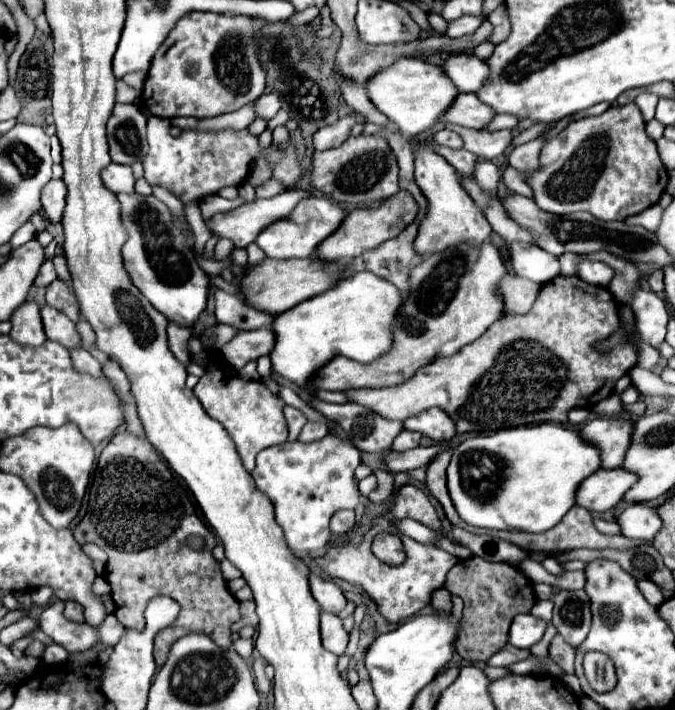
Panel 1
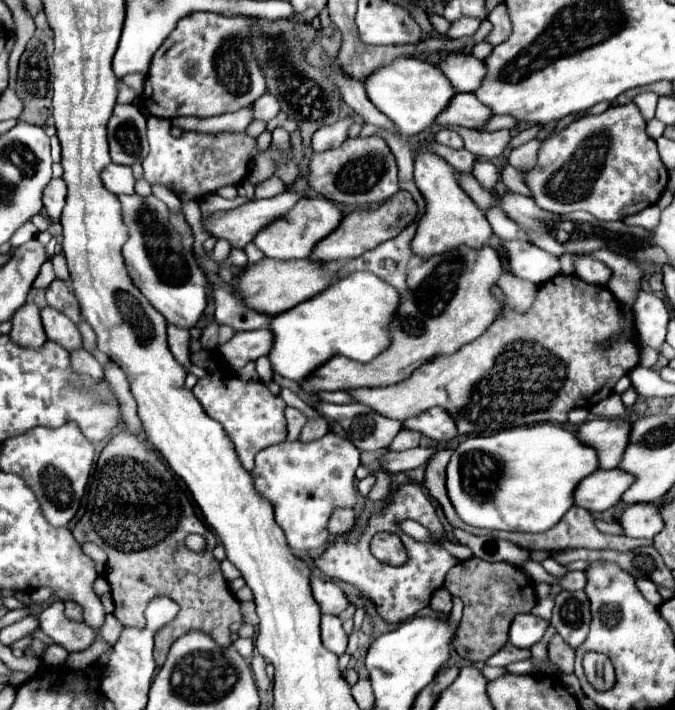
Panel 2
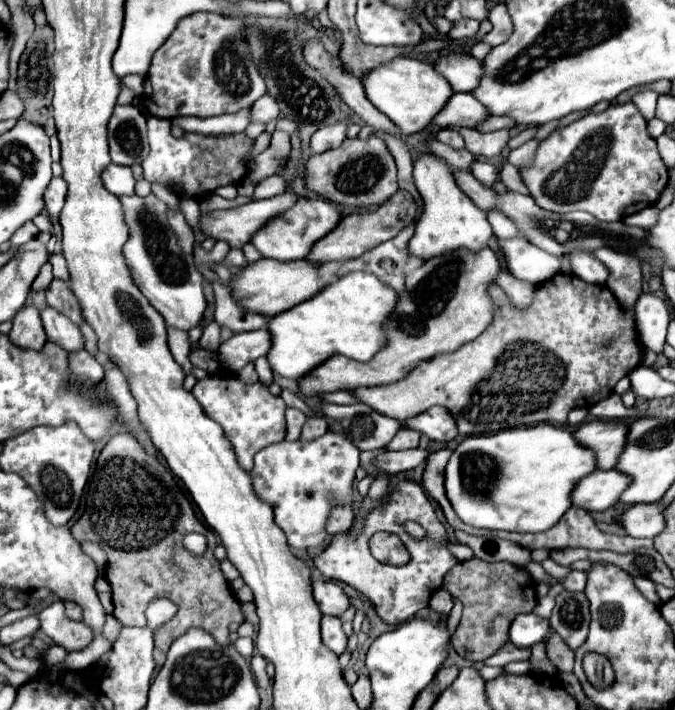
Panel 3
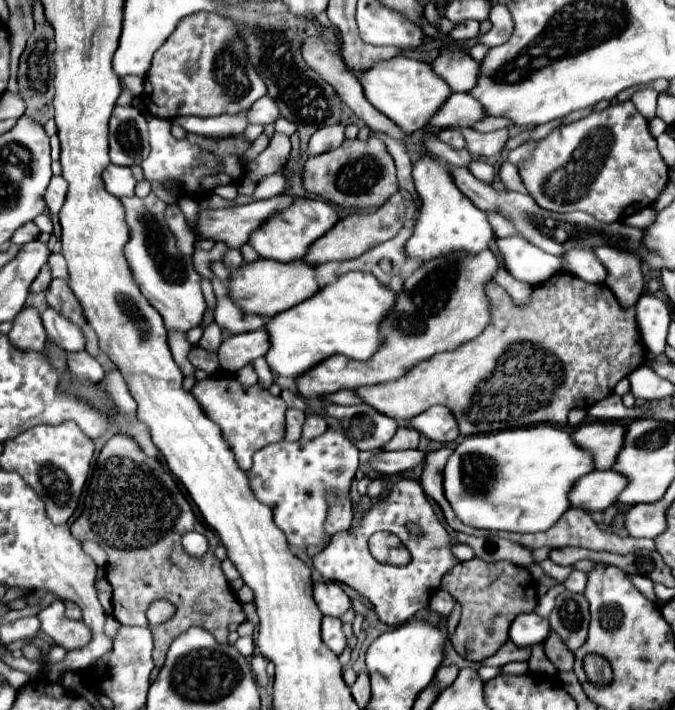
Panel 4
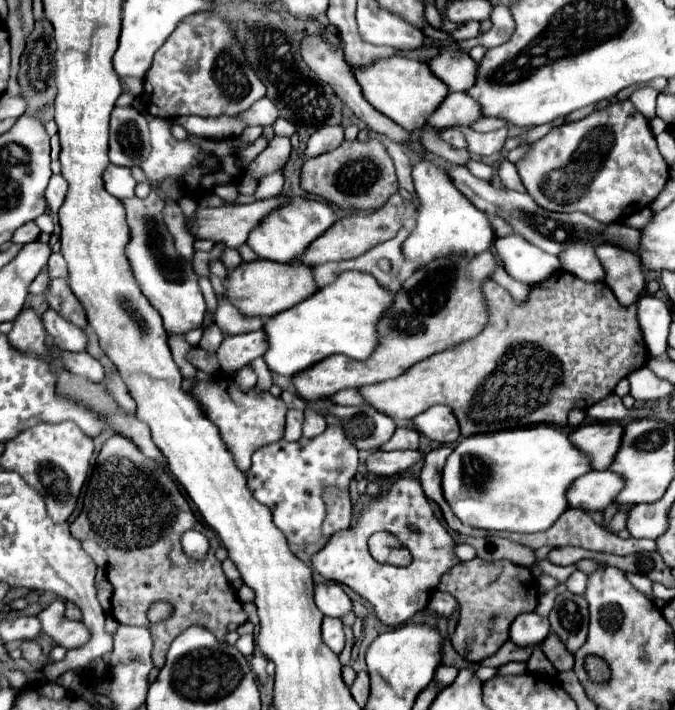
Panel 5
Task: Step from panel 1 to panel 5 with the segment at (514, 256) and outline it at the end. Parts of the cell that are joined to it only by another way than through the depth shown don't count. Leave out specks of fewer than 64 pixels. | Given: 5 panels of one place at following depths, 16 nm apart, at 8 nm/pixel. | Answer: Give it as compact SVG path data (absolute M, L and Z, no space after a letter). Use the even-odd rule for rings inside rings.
M518 234L496 238L496 256L514 280L530 286L542 282L560 268L560 260L556 256L528 244Z

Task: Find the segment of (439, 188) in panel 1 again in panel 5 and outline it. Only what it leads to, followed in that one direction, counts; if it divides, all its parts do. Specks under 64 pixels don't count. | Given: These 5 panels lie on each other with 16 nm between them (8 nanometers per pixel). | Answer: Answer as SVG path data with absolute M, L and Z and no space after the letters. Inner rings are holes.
M420 160L412 170L412 178L418 216L416 228L402 244L402 252L408 262L412 262L416 268L424 268L424 264L430 264L432 260L442 260L448 256L464 256L466 260L472 260L472 256L478 256L478 252L490 250L496 234L488 216L472 206L438 166Z

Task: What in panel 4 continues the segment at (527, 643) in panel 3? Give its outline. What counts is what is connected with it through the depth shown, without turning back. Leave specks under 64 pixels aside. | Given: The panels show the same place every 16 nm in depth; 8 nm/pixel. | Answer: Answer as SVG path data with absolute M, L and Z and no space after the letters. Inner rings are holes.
M534 612L520 614L520 616L516 616L516 620L510 626L510 640L516 646L526 648L526 646L544 642L548 632L550 632L550 624L546 618L534 614Z

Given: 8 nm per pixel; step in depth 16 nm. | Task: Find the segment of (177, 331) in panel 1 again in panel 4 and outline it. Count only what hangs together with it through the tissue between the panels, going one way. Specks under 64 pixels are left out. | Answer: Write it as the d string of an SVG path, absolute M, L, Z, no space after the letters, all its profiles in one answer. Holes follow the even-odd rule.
M168 332L168 344L174 356L174 362L179 365L185 377L194 376L195 368L187 358L190 352L190 342L186 340L186 334L178 334L178 332Z

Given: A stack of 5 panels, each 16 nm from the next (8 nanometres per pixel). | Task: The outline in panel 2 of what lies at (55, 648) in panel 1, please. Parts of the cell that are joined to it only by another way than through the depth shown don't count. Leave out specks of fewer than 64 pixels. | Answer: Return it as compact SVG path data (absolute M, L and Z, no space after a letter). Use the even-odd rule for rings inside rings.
M52 644L44 652L44 662L55 666L62 664L68 656L68 652L60 645Z

